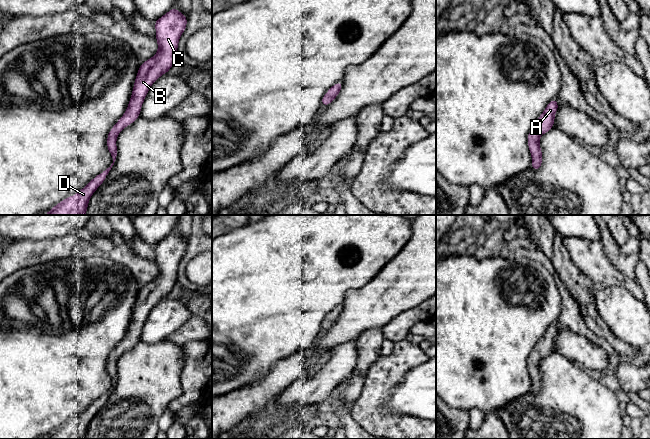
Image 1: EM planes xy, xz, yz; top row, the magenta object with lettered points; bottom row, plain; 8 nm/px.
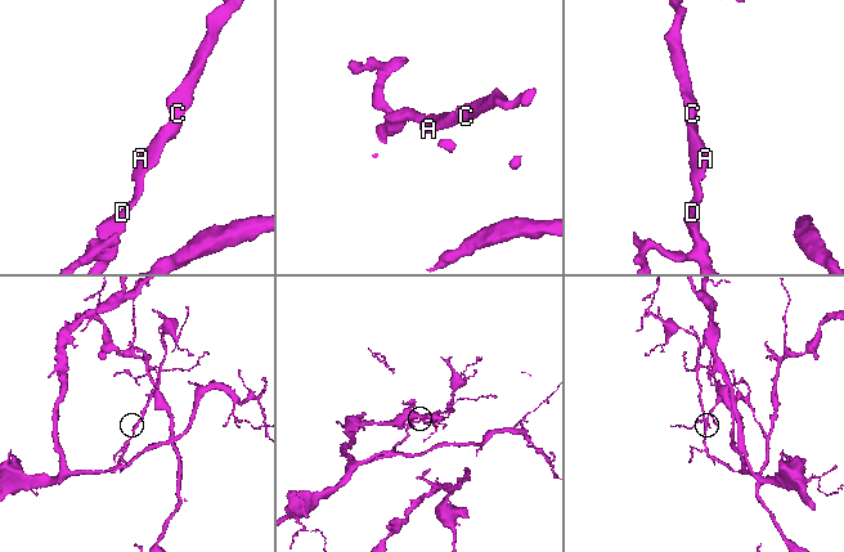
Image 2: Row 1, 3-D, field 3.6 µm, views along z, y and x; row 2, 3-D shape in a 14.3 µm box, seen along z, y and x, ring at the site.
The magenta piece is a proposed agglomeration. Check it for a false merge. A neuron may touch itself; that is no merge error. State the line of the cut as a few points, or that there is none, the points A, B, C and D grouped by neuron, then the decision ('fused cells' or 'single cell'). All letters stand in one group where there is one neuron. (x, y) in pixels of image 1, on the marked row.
no cut; A B C D; single cell

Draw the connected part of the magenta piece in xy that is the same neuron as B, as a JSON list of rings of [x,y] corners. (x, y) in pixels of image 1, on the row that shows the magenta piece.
[[[173,7],[154,21],[154,24],[158,52],[139,66],[128,107],[107,135],[107,149],[113,158],[113,163],[94,177],[76,195],[68,196],[44,215],[86,215],[91,196],[105,181],[116,160],[117,136],[126,126],[139,118],[142,104],[150,87],[160,76],[169,72],[177,59],[178,43],[187,26],[187,15],[181,14],[176,7]]]

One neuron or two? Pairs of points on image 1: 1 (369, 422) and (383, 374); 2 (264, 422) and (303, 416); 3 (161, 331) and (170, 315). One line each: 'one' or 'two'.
1: one
2: one
3: one

